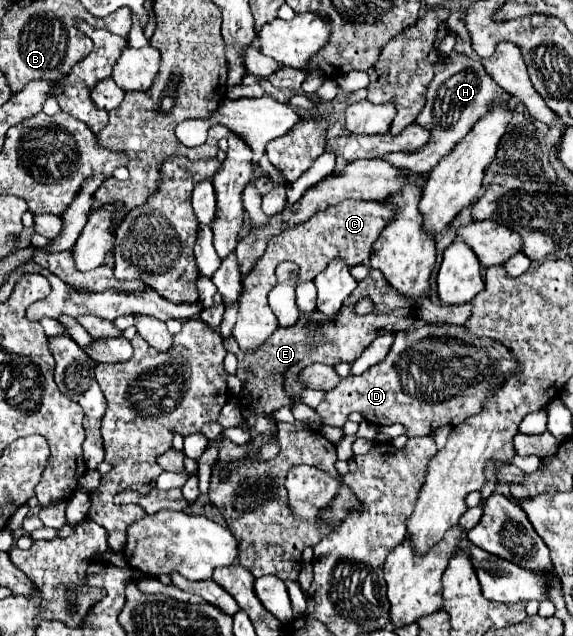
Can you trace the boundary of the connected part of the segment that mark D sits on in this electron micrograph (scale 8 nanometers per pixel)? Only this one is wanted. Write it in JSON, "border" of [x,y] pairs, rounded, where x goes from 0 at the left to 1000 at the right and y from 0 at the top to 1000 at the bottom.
{"border":[[[728,513],[689,528],[689,538],[668,569],[647,575],[630,591],[599,594],[567,619],[567,629],[550,642],[550,648],[564,657],[564,667],[574,670],[599,670],[609,648],[630,648],[640,664],[658,670],[703,667],[710,689],[752,686],[766,670],[798,670],[815,654],[825,654],[832,645],[839,645],[839,632],[846,632],[846,626],[899,582],[902,569],[895,569],[895,560],[885,557],[881,544],[871,544],[871,538],[853,531],[836,531],[812,519],[812,513]]]}

